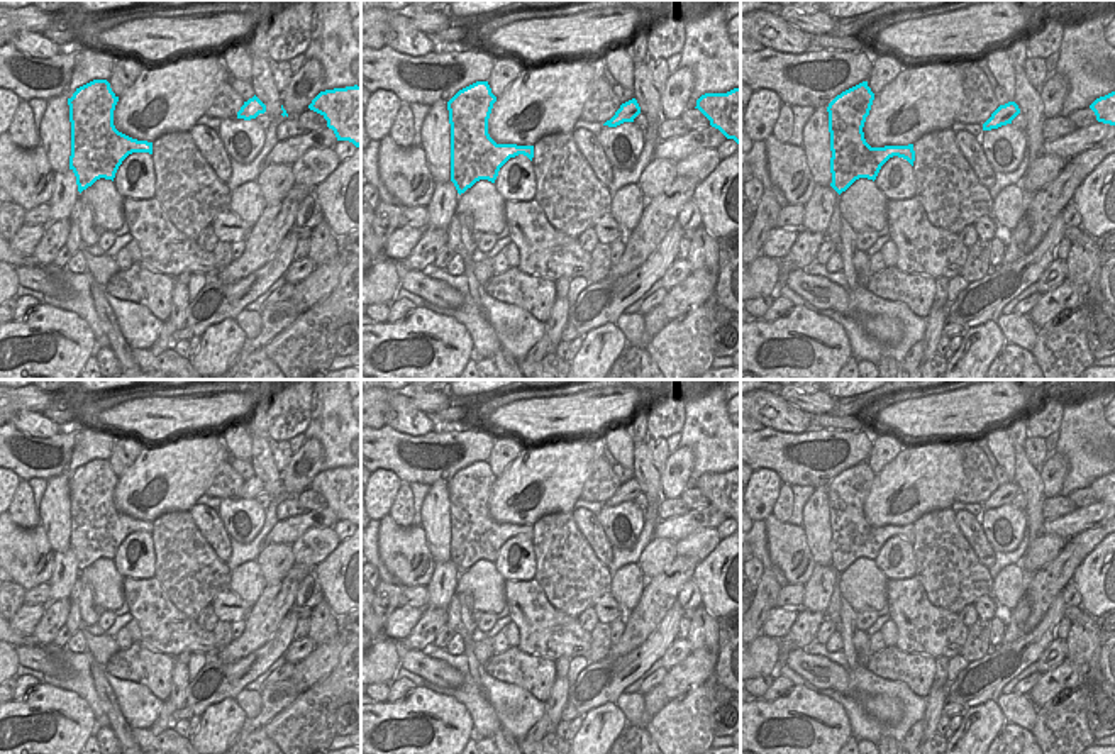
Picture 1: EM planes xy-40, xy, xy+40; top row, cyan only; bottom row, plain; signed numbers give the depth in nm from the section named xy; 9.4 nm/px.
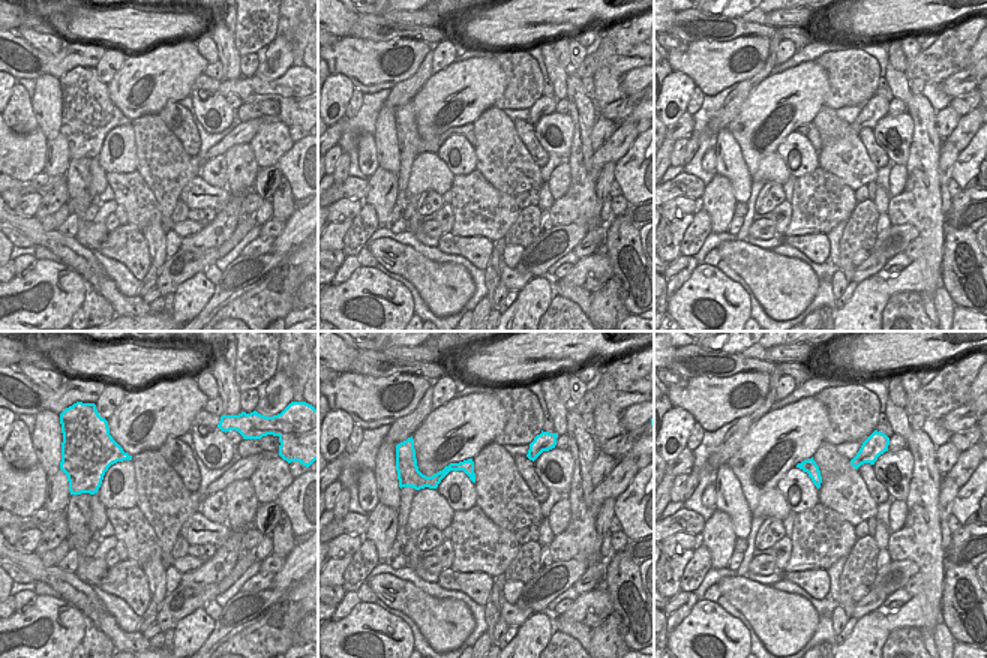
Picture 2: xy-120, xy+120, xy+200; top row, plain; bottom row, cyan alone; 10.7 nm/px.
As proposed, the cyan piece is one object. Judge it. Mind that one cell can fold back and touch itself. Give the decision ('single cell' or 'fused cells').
single cell

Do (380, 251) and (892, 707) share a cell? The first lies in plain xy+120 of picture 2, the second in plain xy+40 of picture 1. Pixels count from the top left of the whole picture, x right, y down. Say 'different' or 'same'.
same

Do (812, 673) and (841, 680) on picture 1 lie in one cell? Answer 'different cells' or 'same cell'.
same cell

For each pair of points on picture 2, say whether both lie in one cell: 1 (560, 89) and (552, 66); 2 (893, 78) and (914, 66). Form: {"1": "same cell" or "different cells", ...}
{"1": "same cell", "2": "different cells"}

